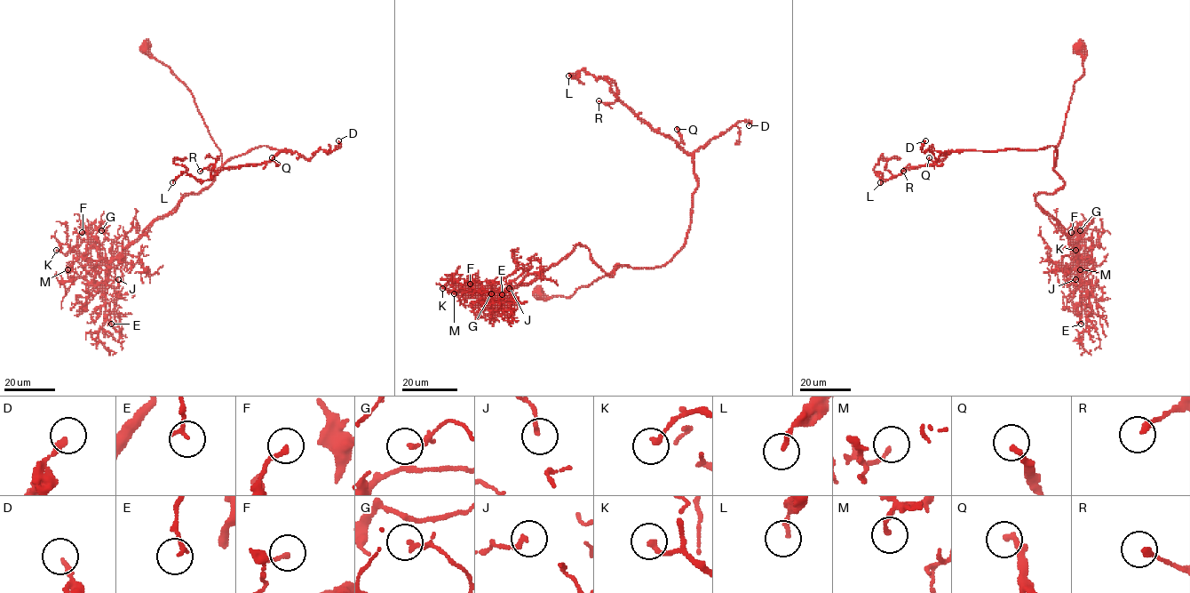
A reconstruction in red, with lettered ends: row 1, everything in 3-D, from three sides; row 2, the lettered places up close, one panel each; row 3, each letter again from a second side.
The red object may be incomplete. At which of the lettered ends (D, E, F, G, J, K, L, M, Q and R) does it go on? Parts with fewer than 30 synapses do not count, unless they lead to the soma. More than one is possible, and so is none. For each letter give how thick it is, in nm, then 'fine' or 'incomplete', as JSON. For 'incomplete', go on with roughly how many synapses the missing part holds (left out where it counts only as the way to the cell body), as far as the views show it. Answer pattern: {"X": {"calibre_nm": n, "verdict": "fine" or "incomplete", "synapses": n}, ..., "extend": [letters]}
{"D": {"calibre_nm": 200, "verdict": "fine"}, "E": {"calibre_nm": 160, "verdict": "fine"}, "F": {"calibre_nm": 180, "verdict": "fine"}, "G": {"calibre_nm": 110, "verdict": "fine"}, "J": {"calibre_nm": 170, "verdict": "fine"}, "K": {"calibre_nm": 200, "verdict": "fine"}, "L": {"calibre_nm": 170, "verdict": "fine"}, "M": {"calibre_nm": 160, "verdict": "fine"}, "Q": {"calibre_nm": 240, "verdict": "incomplete", "synapses": 50}, "R": {"calibre_nm": 220, "verdict": "fine"}, "extend": ["Q"]}

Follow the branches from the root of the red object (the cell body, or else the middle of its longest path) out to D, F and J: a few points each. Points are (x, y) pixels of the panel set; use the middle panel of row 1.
D: (539, 293), (570, 297), (620, 265), (664, 265), (682, 247), (691, 223), (694, 154), (740, 121), (749, 125)
F: (539, 293), (570, 297), (622, 265), (609, 276), (578, 244), (529, 283), (495, 293), (460, 289), (470, 284)
J: (539, 293), (570, 297), (622, 265), (609, 276), (578, 244), (533, 281), (500, 291), (505, 276), (509, 288)

